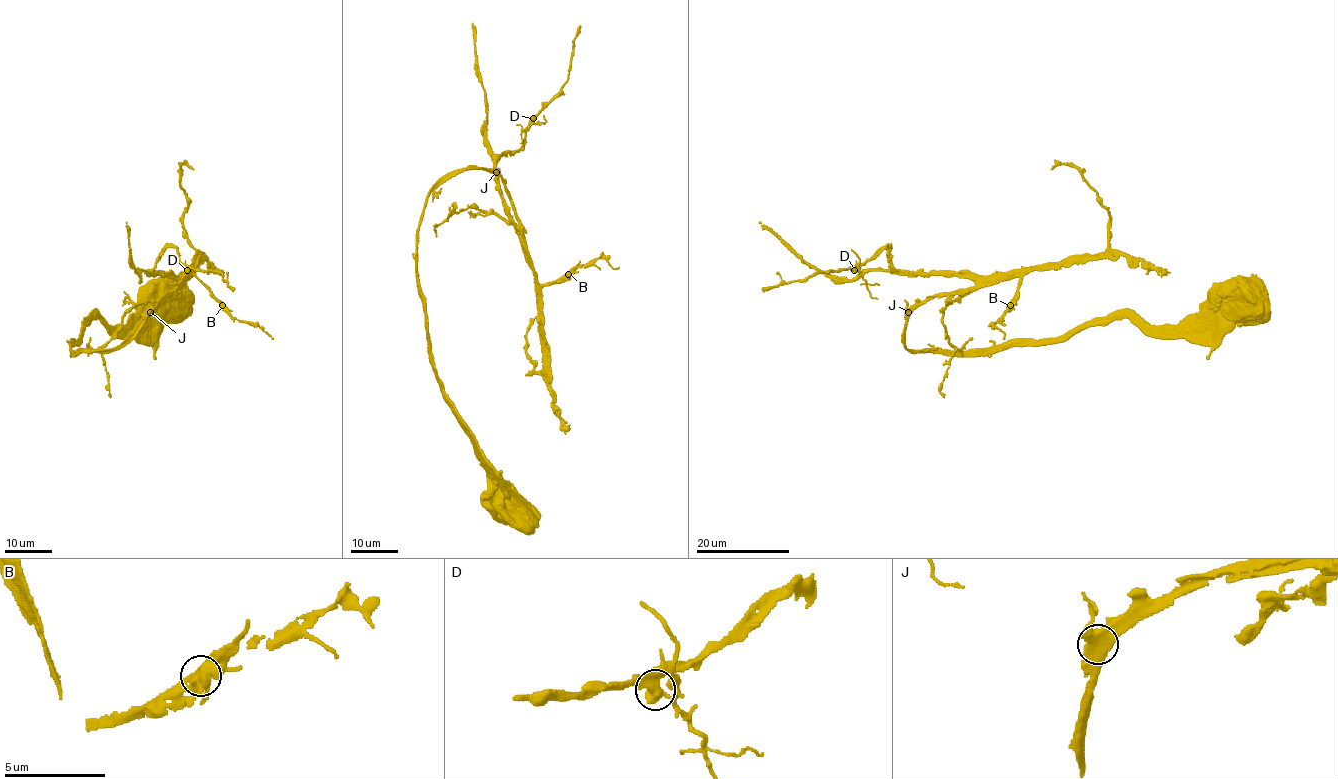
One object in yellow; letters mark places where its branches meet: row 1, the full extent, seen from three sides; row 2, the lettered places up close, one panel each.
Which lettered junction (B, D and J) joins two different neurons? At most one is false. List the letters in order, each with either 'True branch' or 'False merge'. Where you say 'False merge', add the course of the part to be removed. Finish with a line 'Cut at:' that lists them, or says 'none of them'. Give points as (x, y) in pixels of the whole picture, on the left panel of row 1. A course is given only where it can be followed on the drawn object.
B: True branch
D: False merge. Course of the part to remove: (187, 269), (174, 295), (177, 299)
J: True branch
Cut at: D

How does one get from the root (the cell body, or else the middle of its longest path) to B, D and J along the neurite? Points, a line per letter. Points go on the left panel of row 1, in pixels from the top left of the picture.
B: (159, 300), (126, 324), (107, 326), (95, 317), (70, 349), (116, 349), (187, 276), (194, 275), (222, 306)
D: (159, 300), (95, 317), (70, 349), (116, 349), (177, 287), (150, 272), (167, 247), (187, 269)
J: (159, 300), (137, 320), (126, 324), (107, 326), (99, 317), (95, 317), (70, 349), (116, 349), (150, 312)

